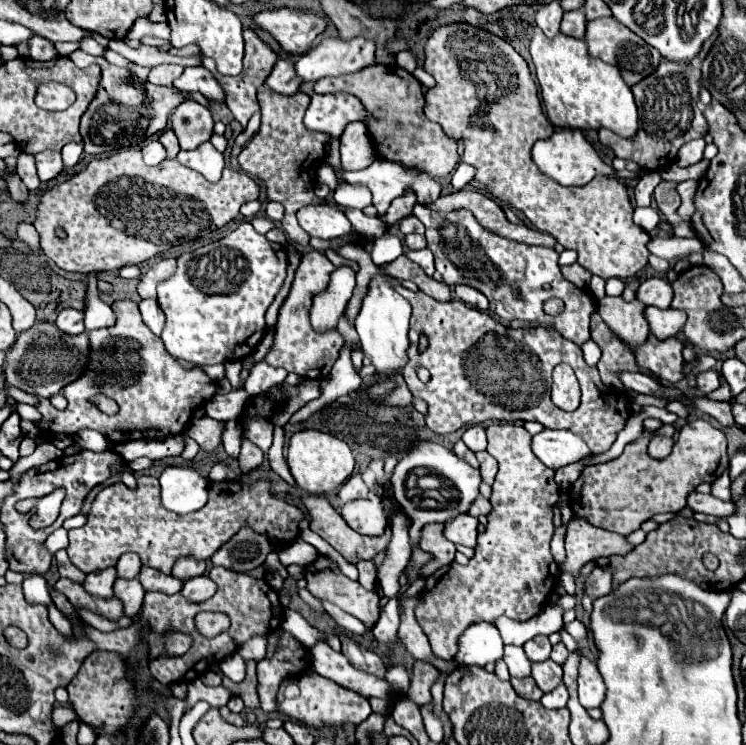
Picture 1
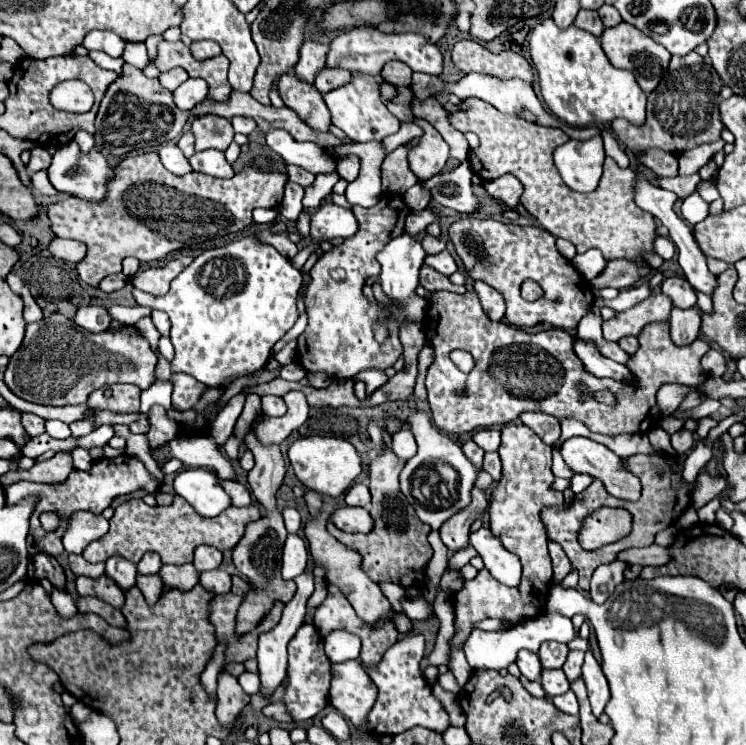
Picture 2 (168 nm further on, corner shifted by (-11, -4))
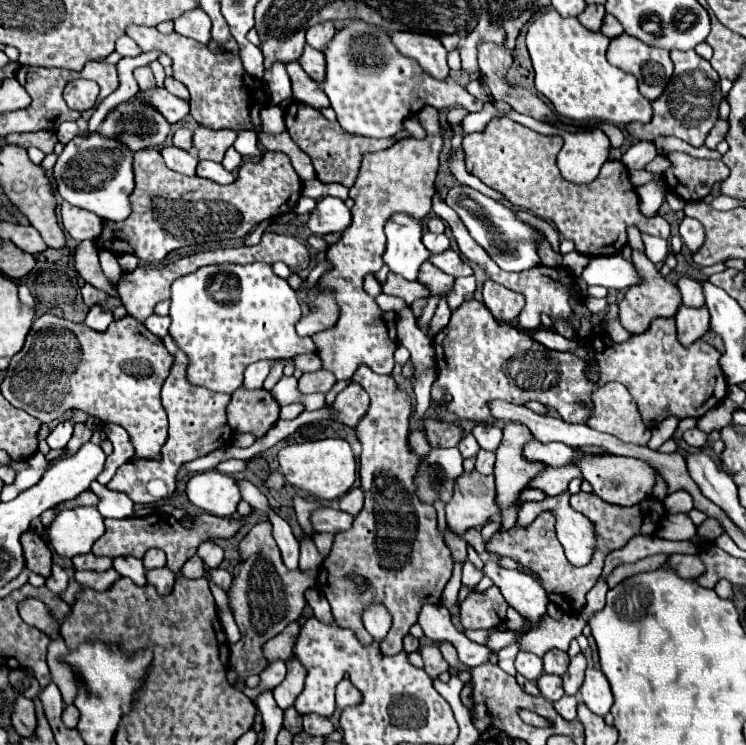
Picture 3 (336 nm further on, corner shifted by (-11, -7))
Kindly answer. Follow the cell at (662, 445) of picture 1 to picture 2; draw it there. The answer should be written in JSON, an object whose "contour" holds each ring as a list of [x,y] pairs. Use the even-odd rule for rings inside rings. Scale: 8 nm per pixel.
{"contour":[[[679,429],[671,435],[671,443],[677,453],[689,453],[693,449],[693,433],[687,429]]]}

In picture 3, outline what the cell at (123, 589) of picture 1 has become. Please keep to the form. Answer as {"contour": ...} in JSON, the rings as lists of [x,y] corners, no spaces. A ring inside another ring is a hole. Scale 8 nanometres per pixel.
{"contour":[[[169,568],[147,570],[147,584],[153,584],[161,596],[167,596],[175,584],[175,574]]]}

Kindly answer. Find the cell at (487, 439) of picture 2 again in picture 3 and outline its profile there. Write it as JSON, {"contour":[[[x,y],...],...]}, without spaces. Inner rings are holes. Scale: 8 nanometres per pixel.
{"contour":[[[477,424],[473,428],[473,436],[483,450],[497,450],[501,442],[501,426],[497,424]]]}

